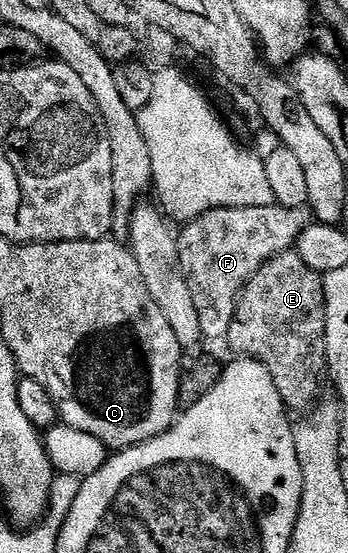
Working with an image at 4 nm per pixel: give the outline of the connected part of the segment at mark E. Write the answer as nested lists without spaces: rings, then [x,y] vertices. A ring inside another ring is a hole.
[[[296,251],[280,253],[275,259],[263,263],[259,271],[241,292],[237,304],[237,314],[229,328],[227,344],[234,349],[234,354],[251,357],[261,361],[267,371],[271,371],[271,379],[275,379],[275,387],[279,387],[279,395],[283,399],[286,410],[294,414],[305,415],[318,404],[321,393],[321,376],[327,373],[325,360],[325,282],[322,274],[311,271],[303,259],[299,259]]]

